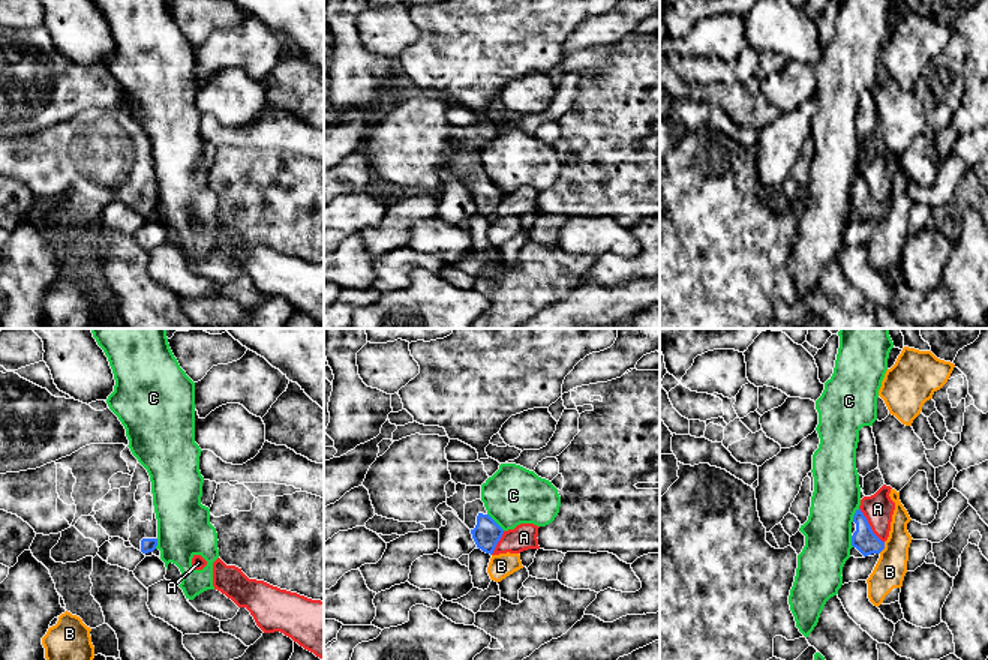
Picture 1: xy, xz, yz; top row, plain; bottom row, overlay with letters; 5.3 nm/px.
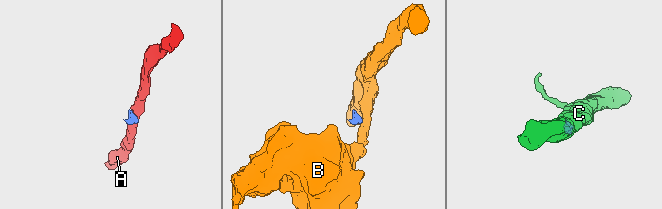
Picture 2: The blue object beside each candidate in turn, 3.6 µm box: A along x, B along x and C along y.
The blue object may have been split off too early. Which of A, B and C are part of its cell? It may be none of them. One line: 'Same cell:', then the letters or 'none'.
Same cell: none

